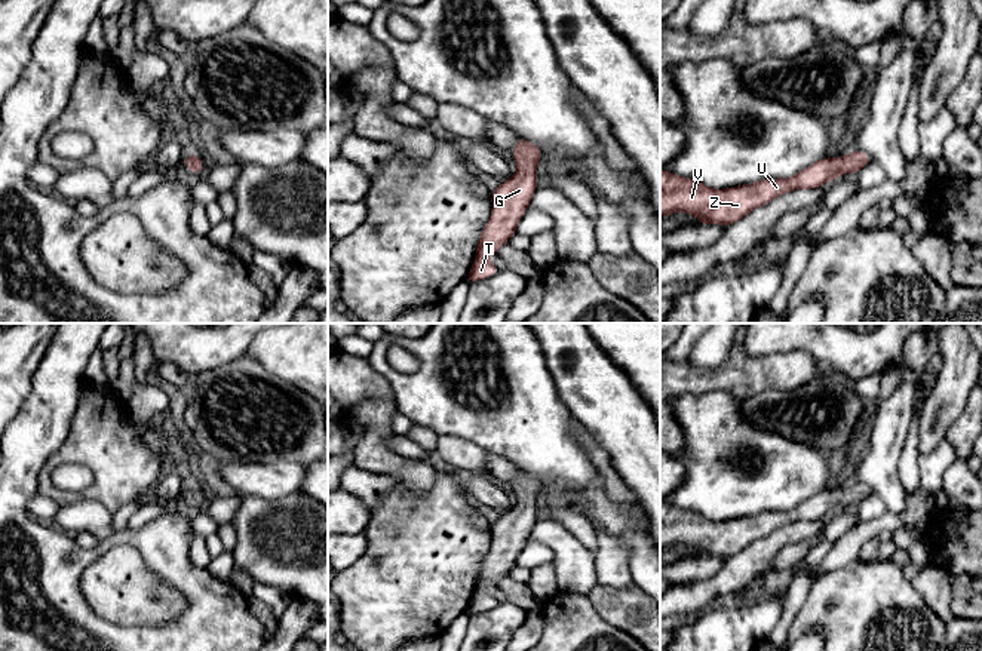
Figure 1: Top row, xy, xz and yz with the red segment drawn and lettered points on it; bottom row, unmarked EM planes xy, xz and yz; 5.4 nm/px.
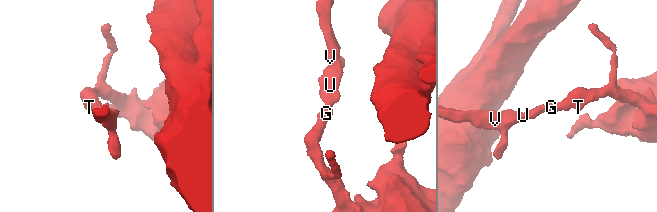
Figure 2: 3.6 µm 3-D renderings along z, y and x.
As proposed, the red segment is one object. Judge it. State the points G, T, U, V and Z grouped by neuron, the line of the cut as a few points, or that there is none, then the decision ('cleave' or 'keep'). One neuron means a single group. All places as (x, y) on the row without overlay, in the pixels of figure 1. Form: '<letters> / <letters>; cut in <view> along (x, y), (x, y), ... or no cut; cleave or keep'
G T U V Z; no cut; keep

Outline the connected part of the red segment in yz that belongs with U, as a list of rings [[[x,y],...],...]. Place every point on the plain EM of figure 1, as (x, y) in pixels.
[[[854,482],[843,489],[820,491],[791,510],[765,510],[724,522],[709,521],[696,512],[684,510],[663,501],[660,503],[660,550],[676,544],[685,544],[694,547],[702,558],[719,556],[730,559],[754,541],[765,538],[785,525],[789,525],[792,522],[811,522],[822,519],[843,506],[857,506],[865,497],[871,494],[872,491],[868,486]]]

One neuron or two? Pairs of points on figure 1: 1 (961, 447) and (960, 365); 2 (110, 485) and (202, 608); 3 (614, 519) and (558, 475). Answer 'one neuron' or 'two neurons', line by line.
1: two neurons
2: two neurons
3: one neuron

